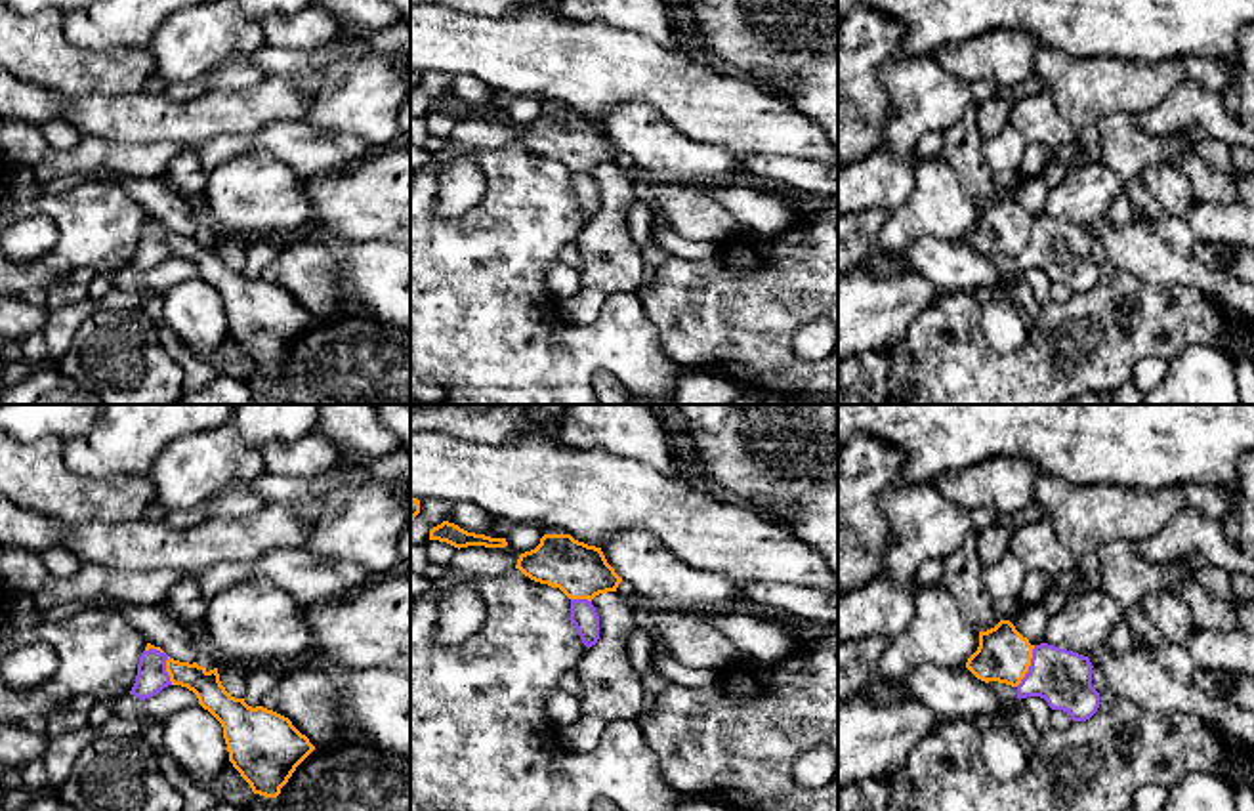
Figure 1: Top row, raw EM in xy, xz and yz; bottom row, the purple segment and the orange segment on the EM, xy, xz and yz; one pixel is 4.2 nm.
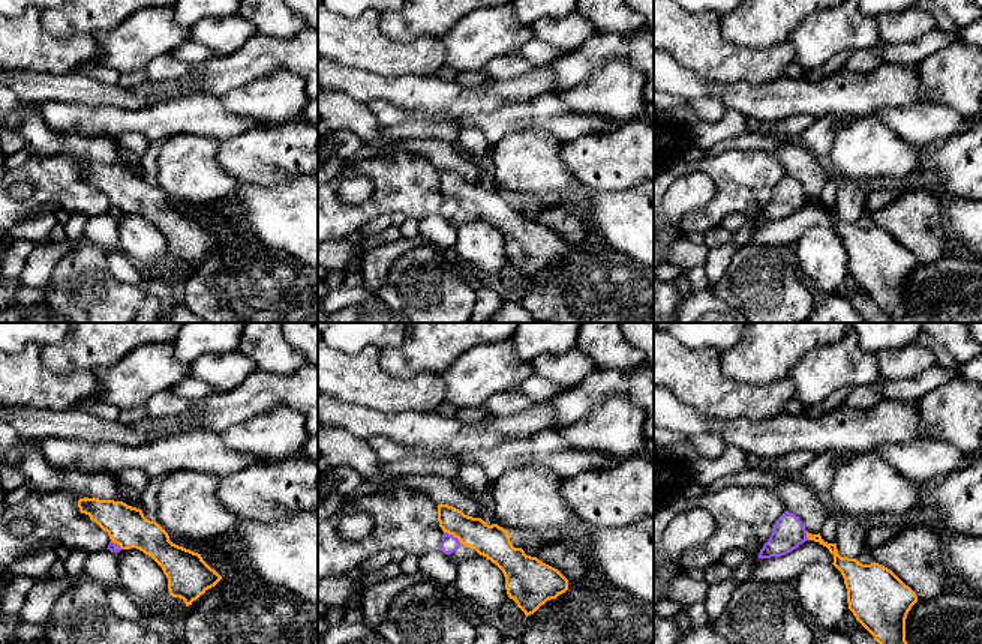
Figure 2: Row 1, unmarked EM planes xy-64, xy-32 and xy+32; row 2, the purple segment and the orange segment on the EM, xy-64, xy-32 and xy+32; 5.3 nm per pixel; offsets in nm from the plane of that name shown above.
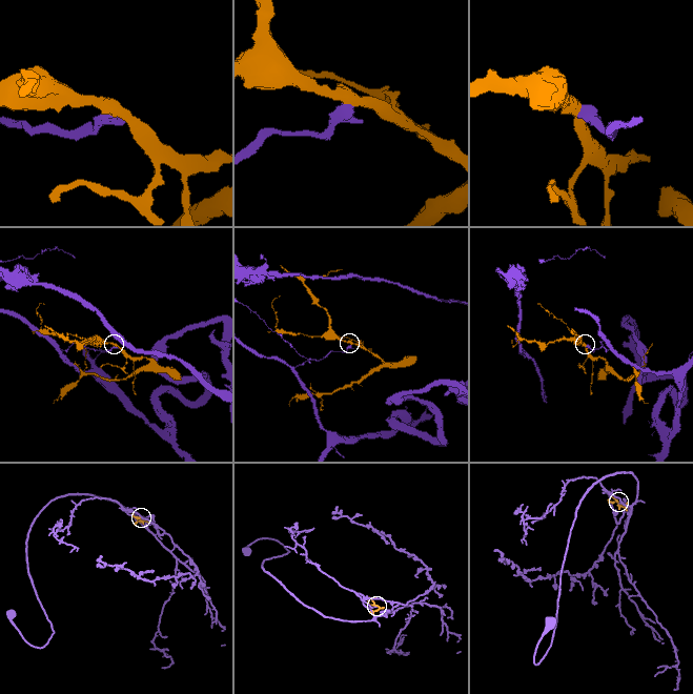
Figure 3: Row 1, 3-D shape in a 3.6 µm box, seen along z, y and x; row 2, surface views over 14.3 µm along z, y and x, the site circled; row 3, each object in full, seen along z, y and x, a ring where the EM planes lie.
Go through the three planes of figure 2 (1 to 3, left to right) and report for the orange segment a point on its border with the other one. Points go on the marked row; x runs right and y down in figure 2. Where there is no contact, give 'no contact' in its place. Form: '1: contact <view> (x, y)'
1: contact xy-64 (116, 544)
2: contact xy-32 (453, 536)
3: contact xy+32 (805, 536)

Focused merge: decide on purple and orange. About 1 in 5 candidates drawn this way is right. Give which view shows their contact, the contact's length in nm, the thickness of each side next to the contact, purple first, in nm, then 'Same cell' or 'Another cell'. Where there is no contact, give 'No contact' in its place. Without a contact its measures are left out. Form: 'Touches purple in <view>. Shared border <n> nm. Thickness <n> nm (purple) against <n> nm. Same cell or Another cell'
Touches purple in yz. Shared border 190 nm. Thickness 240 nm (purple) against 220 nm. Another cell

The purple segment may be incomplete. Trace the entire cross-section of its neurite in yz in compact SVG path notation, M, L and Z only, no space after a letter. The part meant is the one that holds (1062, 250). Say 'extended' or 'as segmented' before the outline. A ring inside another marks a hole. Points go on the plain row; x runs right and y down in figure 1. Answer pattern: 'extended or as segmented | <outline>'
as segmented | M1048 216L1035 218L1017 271L1040 269L1052 282L1067 284L1073 294L1086 294L1101 277L1092 260L1092 240L1088 229Z

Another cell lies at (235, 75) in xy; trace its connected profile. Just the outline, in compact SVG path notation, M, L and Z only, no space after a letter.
M246 57L231 59L210 69L206 74L208 92L239 92L261 82L263 73Z

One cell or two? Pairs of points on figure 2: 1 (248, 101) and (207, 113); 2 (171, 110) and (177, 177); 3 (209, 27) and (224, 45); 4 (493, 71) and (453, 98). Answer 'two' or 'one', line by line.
1: two
2: two
3: one
4: two

